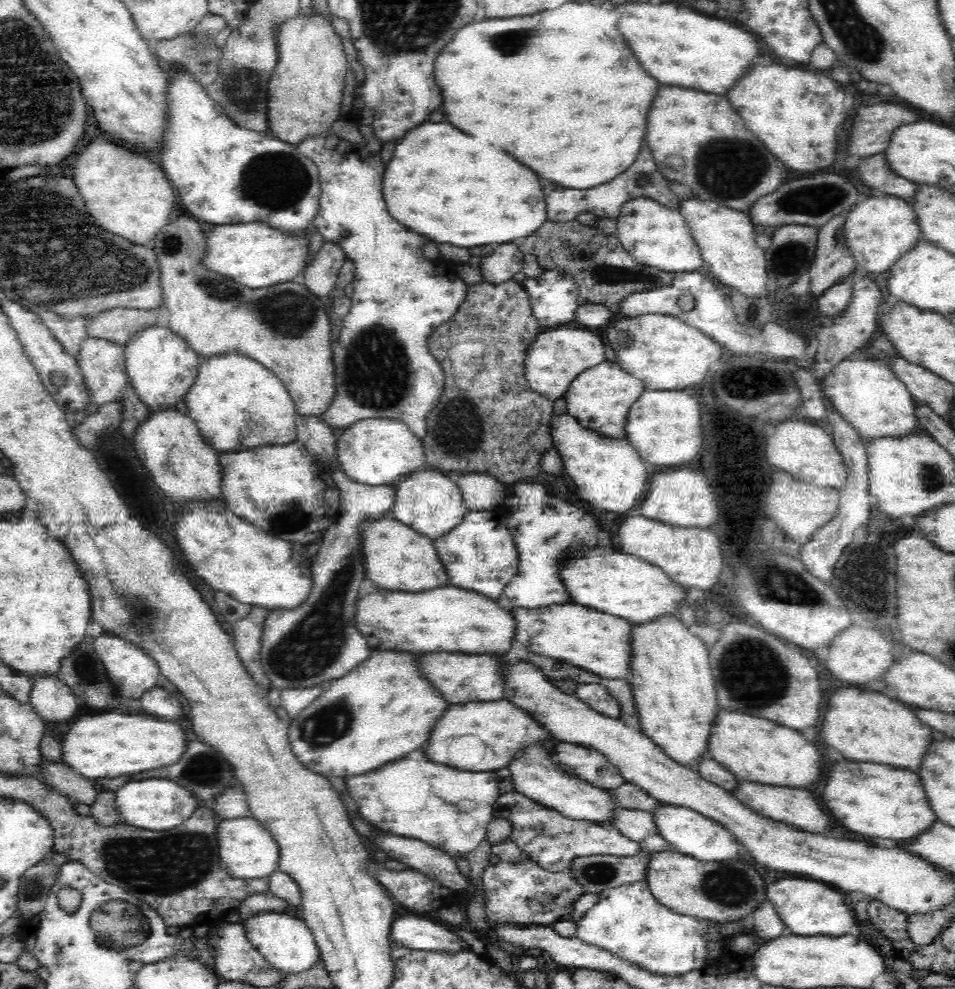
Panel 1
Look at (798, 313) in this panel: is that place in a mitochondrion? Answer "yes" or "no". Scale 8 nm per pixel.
no

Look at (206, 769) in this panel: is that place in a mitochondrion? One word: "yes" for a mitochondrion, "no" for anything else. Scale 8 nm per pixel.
yes

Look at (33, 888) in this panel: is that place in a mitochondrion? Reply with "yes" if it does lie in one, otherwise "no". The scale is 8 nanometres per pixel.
yes

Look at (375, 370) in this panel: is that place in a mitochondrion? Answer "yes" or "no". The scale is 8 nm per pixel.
yes

